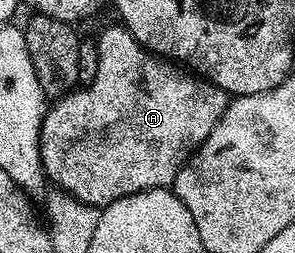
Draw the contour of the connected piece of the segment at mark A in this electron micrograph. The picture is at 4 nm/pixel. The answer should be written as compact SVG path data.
M114 23L104 31L100 37L97 37L99 46L99 62L97 63L97 75L86 82L82 87L76 87L69 93L63 94L54 102L55 105L46 110L43 114L43 122L39 128L39 150L41 151L41 163L43 172L48 182L54 183L60 190L69 197L74 197L83 204L102 207L121 199L125 195L133 195L137 191L149 191L150 189L165 189L174 186L179 169L186 163L191 154L199 148L201 142L207 138L209 131L217 127L221 115L227 109L229 95L221 87L214 85L212 81L206 80L178 64L172 63L157 53L152 53L146 49L134 35L126 29L121 23Z

